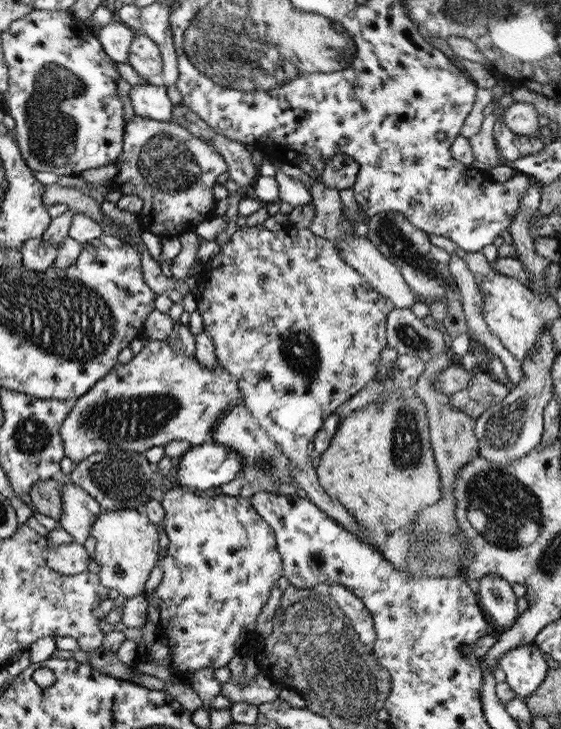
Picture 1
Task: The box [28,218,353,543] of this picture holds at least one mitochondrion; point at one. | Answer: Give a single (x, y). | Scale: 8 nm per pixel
(129, 419)

